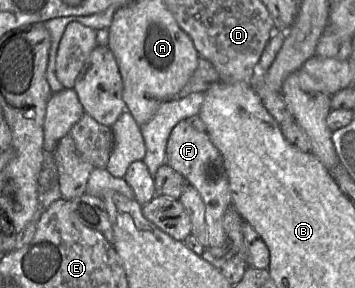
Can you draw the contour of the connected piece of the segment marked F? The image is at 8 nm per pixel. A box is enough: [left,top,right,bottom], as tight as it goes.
[165,120,231,248]

